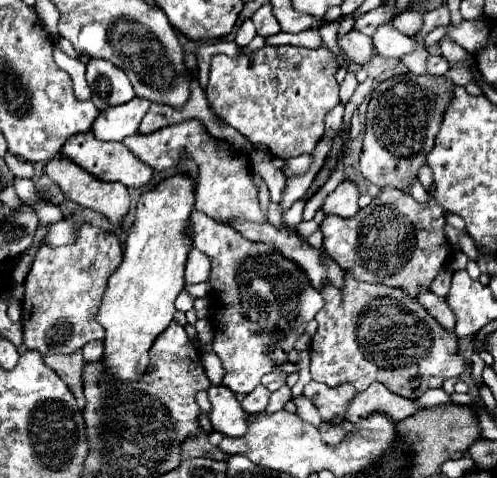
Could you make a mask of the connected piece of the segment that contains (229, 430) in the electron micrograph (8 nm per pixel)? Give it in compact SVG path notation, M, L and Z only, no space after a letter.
M212 386L208 390L208 398L212 404L210 422L216 432L238 438L248 430L248 414L242 410L234 392L226 386Z

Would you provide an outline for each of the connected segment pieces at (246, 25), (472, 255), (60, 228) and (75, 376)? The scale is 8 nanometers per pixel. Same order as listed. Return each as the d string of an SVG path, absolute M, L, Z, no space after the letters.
M246 18L242 24L240 24L240 28L238 28L238 32L236 32L236 38L234 38L234 42L240 46L240 48L244 48L244 46L248 46L250 42L252 42L252 38L256 36L256 32L254 32L254 24L252 24L252 20L250 18Z
M460 232L459 243L461 246L461 251L463 251L470 260L476 260L480 255L480 252L476 249L472 238L468 235Z
M56 222L50 232L44 236L44 242L48 240L50 246L62 246L62 244L72 244L74 242L74 230L72 224L66 222Z
M72 352L72 354L52 354L52 356L44 356L44 364L48 364L72 390L72 394L76 396L78 408L84 408L84 394L82 394L82 366L84 366L84 358L82 352Z

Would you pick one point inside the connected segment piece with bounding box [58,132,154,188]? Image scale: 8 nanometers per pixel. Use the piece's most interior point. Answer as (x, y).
(110, 161)

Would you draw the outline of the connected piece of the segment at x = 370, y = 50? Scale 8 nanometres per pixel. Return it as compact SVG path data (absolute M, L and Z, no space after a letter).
M348 32L338 40L338 46L346 52L346 56L358 64L358 66L368 66L372 56L374 56L374 44L372 38L360 32Z

